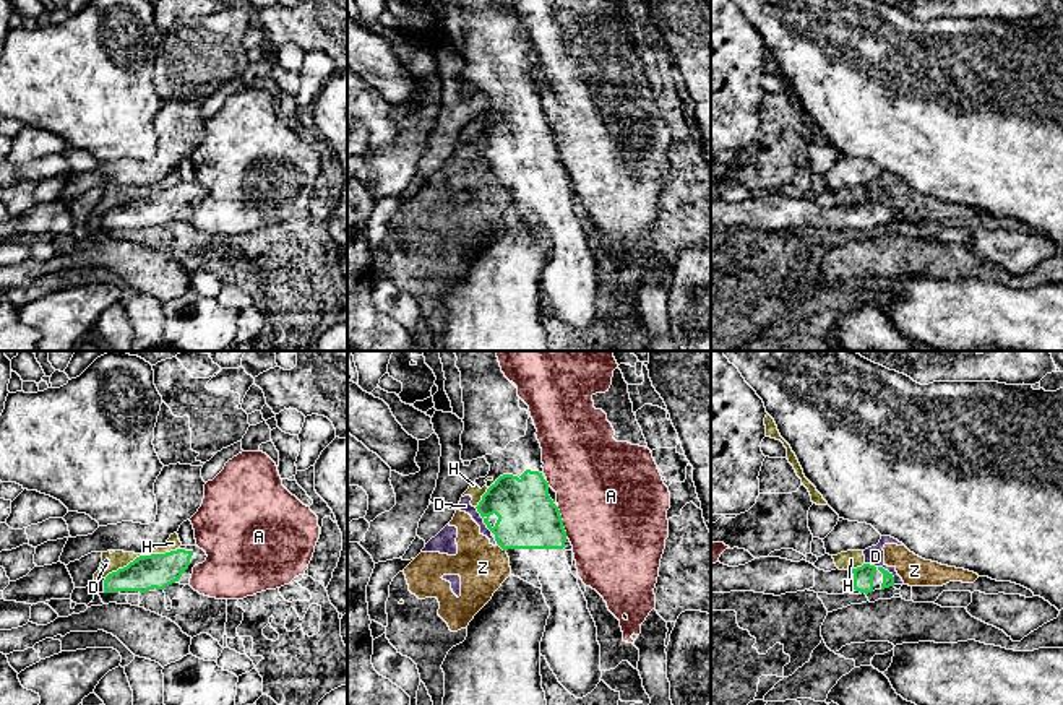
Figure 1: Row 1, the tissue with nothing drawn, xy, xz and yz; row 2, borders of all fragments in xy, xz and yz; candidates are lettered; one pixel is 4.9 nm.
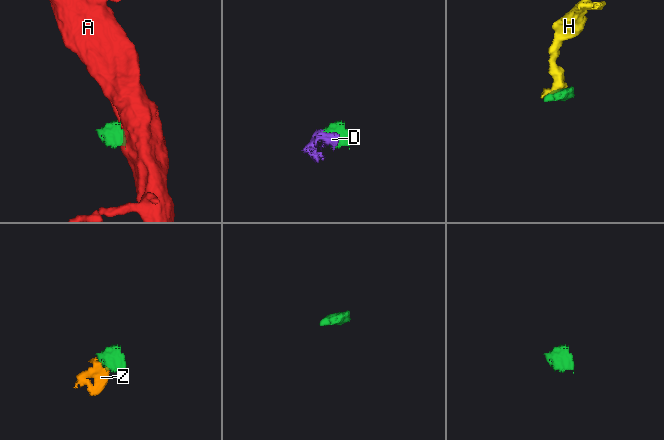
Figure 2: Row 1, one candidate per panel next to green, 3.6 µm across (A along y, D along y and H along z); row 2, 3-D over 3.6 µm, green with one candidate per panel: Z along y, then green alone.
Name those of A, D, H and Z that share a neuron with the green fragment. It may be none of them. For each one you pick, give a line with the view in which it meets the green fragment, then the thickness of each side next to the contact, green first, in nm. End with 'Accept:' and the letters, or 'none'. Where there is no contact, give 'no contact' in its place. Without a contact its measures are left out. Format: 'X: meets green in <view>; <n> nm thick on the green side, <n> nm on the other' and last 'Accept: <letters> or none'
Accept: none

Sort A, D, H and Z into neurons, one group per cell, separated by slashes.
A / D H Z

